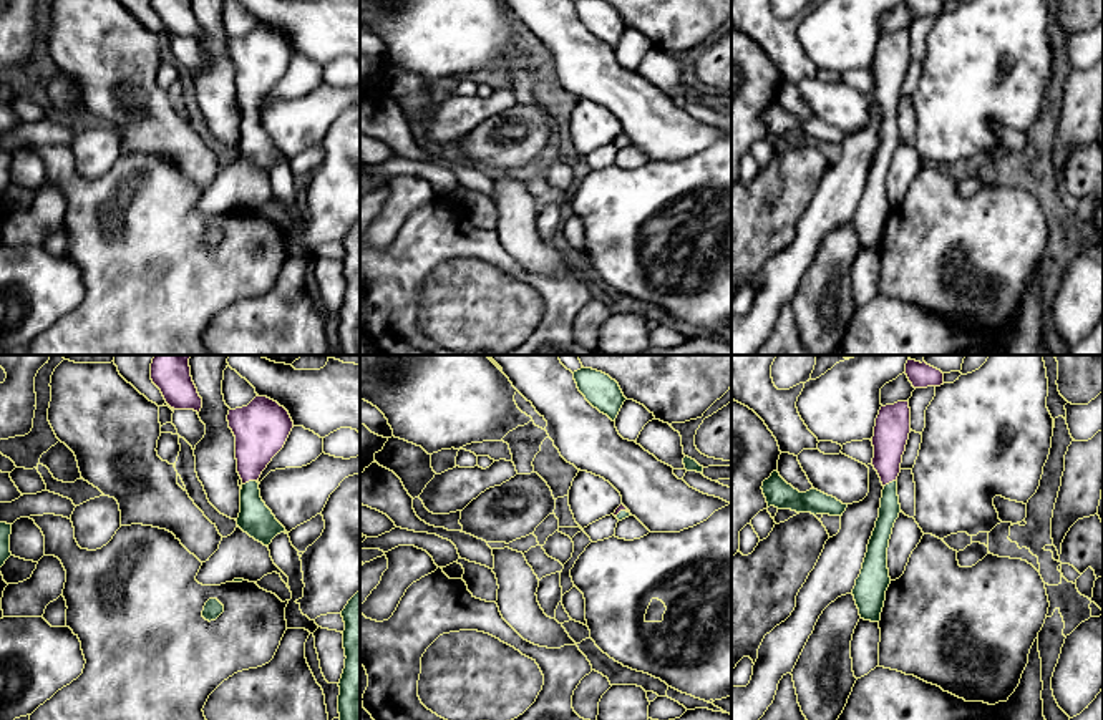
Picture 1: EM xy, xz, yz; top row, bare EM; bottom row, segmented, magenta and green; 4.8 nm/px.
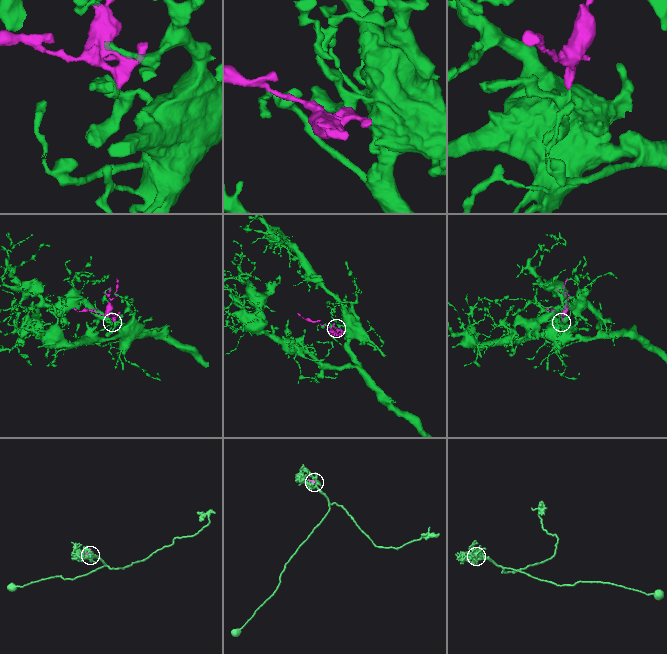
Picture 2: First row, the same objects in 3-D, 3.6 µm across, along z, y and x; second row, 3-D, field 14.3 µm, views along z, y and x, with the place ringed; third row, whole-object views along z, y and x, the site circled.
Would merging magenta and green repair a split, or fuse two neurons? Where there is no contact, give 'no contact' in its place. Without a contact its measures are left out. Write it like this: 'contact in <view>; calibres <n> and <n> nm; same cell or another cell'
contact in xy; calibres 260 and 160 nm; same cell

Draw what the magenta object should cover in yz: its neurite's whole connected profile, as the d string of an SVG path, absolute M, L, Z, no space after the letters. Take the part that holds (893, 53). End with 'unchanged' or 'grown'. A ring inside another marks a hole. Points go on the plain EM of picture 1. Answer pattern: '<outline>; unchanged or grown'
M909 30L881 35L876 46L872 75L872 95L884 114L879 146L867 173L859 206L853 217L859 244L864 249L879 251L891 212L887 197L887 176L892 156L901 141L897 124L897 105L901 101L902 83L911 61Z; grown

